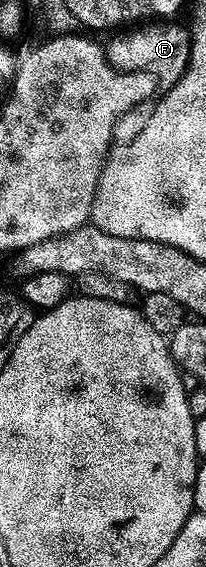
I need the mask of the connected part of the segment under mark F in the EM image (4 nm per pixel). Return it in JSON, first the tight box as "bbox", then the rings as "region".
{"bbox":[104,22,190,90],"region":[[[148,22],[117,34],[120,35],[104,48],[107,63],[117,73],[146,71],[157,79],[161,89],[167,90],[186,70],[190,59],[190,35],[184,26],[180,27],[176,22]]]}

